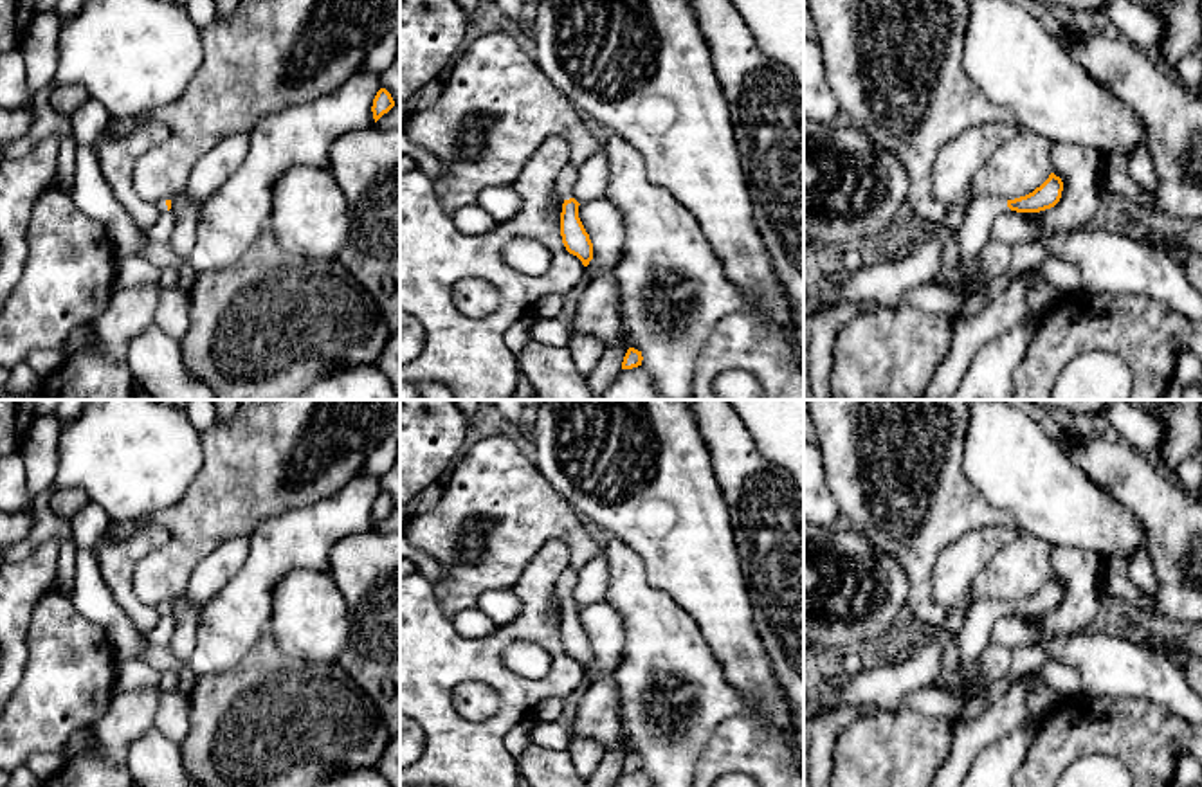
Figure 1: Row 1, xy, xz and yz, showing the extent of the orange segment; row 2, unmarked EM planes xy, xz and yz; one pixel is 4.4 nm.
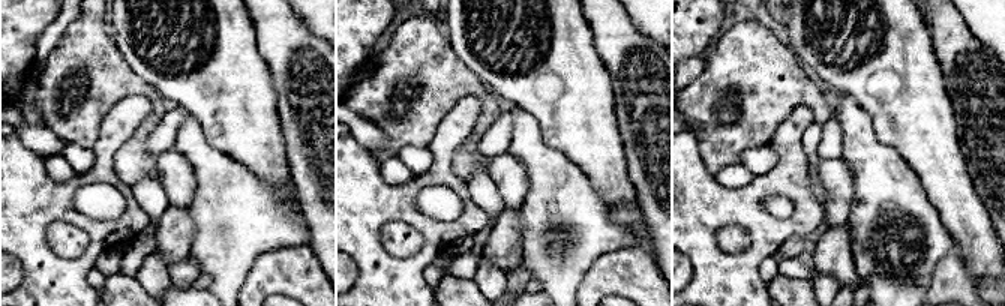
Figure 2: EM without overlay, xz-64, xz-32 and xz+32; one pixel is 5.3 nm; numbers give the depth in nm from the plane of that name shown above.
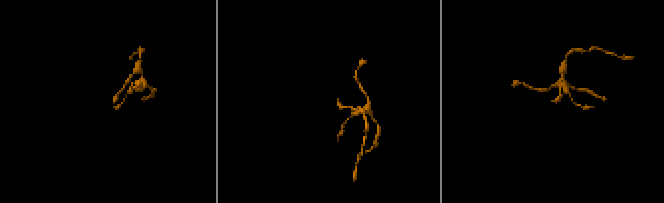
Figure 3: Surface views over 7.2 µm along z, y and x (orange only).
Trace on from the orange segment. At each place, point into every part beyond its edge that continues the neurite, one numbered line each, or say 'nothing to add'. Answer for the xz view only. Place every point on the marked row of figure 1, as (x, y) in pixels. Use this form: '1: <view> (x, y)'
1: xz (564, 182)

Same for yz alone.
1: yz (984, 209)

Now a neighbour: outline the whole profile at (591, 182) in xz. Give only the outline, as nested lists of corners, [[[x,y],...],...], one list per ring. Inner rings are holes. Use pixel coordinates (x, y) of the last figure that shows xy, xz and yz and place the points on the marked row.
[[[604,149],[589,155],[578,167],[573,185],[573,198],[578,204],[593,202],[606,196],[609,180],[609,160]]]

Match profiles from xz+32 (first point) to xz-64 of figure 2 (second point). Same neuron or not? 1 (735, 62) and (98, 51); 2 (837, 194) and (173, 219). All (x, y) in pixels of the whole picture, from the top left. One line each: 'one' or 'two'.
1: one
2: two

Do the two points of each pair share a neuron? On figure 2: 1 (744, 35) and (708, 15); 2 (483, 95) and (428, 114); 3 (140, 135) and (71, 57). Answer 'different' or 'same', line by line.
1: different
2: same
3: same

